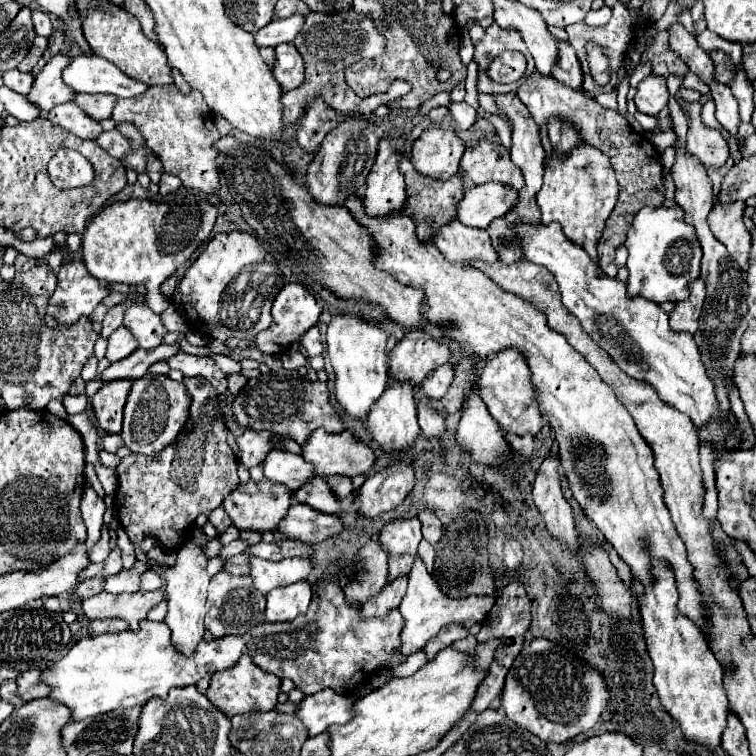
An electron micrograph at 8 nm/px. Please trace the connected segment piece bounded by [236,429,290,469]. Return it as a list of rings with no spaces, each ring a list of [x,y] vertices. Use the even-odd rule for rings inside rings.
[[[246,429],[236,441],[238,441],[238,447],[240,447],[240,453],[242,453],[242,459],[240,463],[246,465],[248,469],[254,467],[254,465],[262,465],[266,455],[274,449],[280,449],[284,451],[284,445],[282,441],[286,441],[290,437],[284,437],[284,435],[274,435],[270,431],[252,431],[252,429]]]

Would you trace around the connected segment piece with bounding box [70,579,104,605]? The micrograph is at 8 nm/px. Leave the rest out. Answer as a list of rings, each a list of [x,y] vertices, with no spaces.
[[[86,579],[86,581],[78,583],[74,593],[70,595],[70,605],[78,605],[80,599],[88,599],[92,595],[98,595],[102,591],[102,583],[104,583],[104,579]]]

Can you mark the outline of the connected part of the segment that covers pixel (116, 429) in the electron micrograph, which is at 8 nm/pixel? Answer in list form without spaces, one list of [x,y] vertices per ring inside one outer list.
[[[114,379],[110,383],[102,383],[100,391],[92,397],[98,429],[106,433],[120,433],[124,405],[130,387],[132,387],[132,379]]]

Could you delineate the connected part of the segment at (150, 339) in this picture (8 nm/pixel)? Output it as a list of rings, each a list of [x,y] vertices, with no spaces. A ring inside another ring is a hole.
[[[132,305],[126,309],[124,325],[130,327],[138,345],[142,349],[154,349],[162,343],[168,333],[160,315],[156,315],[148,305]]]

